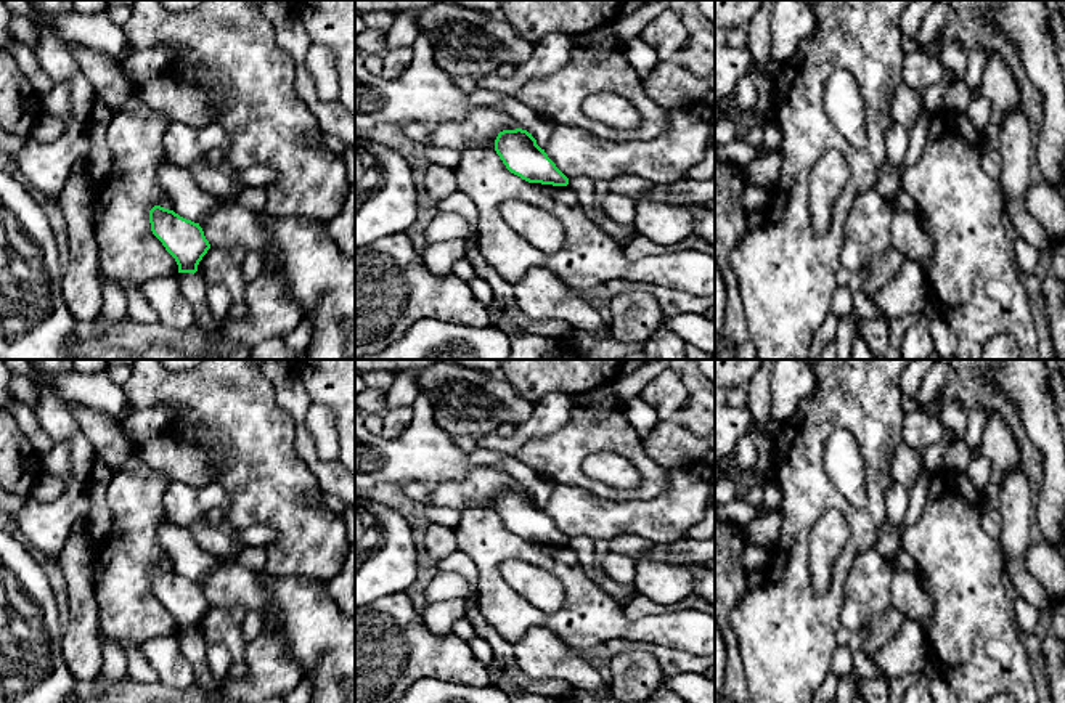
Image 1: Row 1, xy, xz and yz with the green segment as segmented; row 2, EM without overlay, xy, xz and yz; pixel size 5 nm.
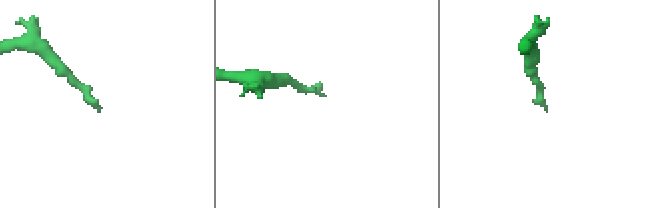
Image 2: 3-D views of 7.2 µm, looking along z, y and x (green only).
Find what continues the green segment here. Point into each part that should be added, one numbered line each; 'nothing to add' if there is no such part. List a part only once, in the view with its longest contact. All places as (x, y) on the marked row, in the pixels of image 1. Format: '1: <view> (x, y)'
nothing to add

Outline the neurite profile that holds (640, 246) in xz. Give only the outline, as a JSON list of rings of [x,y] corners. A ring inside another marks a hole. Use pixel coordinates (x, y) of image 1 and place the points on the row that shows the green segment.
[[[636,234],[628,246],[623,249],[625,257],[630,262],[639,260],[644,255],[663,254],[665,246],[655,244],[643,234]]]

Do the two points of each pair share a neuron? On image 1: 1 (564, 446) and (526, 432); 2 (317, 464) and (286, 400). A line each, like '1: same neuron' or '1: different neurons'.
1: different neurons
2: same neuron

